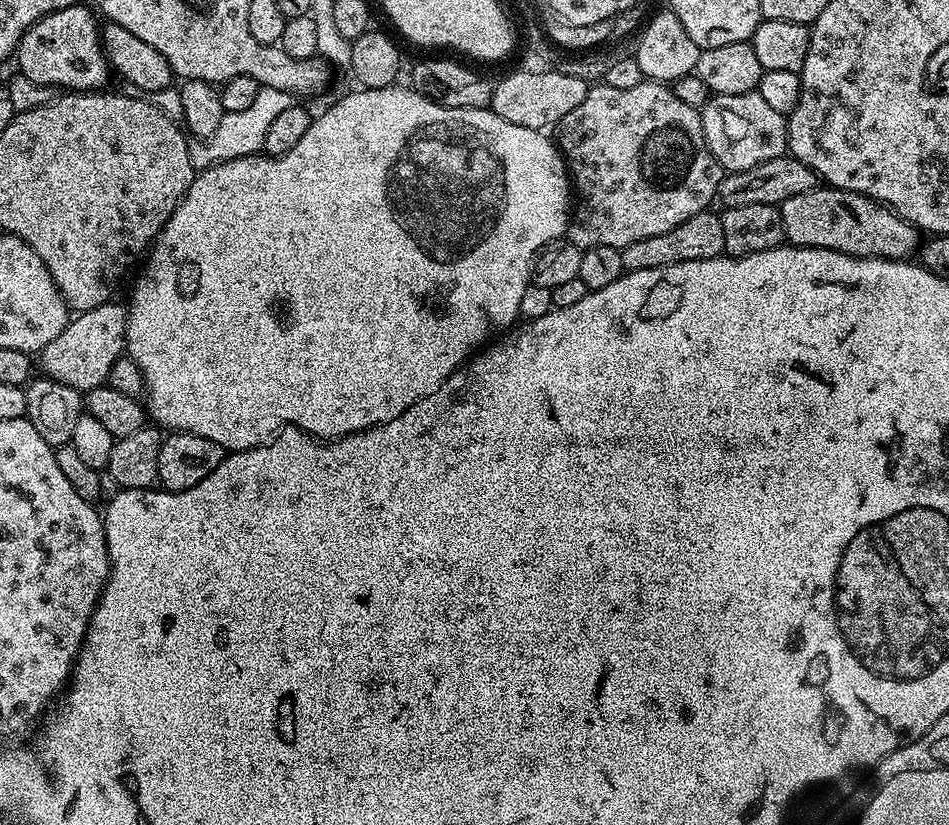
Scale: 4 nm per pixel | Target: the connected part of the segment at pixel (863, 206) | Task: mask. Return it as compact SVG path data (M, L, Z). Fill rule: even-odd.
M817 186L806 194L794 194L778 205L787 243L802 248L829 248L847 256L882 260L908 260L921 247L922 236L886 204L841 188Z

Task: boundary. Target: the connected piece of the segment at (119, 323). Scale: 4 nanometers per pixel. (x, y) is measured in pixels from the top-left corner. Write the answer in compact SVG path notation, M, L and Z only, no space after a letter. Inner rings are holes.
M109 302L94 310L73 315L68 324L38 353L38 368L49 380L57 380L86 394L107 385L110 370L126 352L124 331L128 328L128 314L123 303Z

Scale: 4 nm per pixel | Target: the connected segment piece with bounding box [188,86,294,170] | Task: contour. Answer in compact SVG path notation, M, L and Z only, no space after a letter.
M262 86L258 90L258 98L254 98L254 103L247 110L225 112L222 122L218 122L218 130L214 130L214 134L193 139L189 143L188 149L193 169L203 170L234 158L257 155L263 149L266 130L270 130L274 118L278 118L278 114L282 114L282 110L293 107L293 104L292 93Z

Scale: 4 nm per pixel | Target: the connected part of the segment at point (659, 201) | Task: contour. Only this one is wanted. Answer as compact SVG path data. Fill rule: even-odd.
M645 80L631 90L614 90L614 86L600 82L589 87L586 98L555 125L555 143L564 157L581 208L575 209L566 233L571 244L582 250L602 246L621 249L654 234L674 230L686 218L705 211L711 200L717 199L720 182L726 173L708 149L700 109L686 106L682 98L667 83Z

